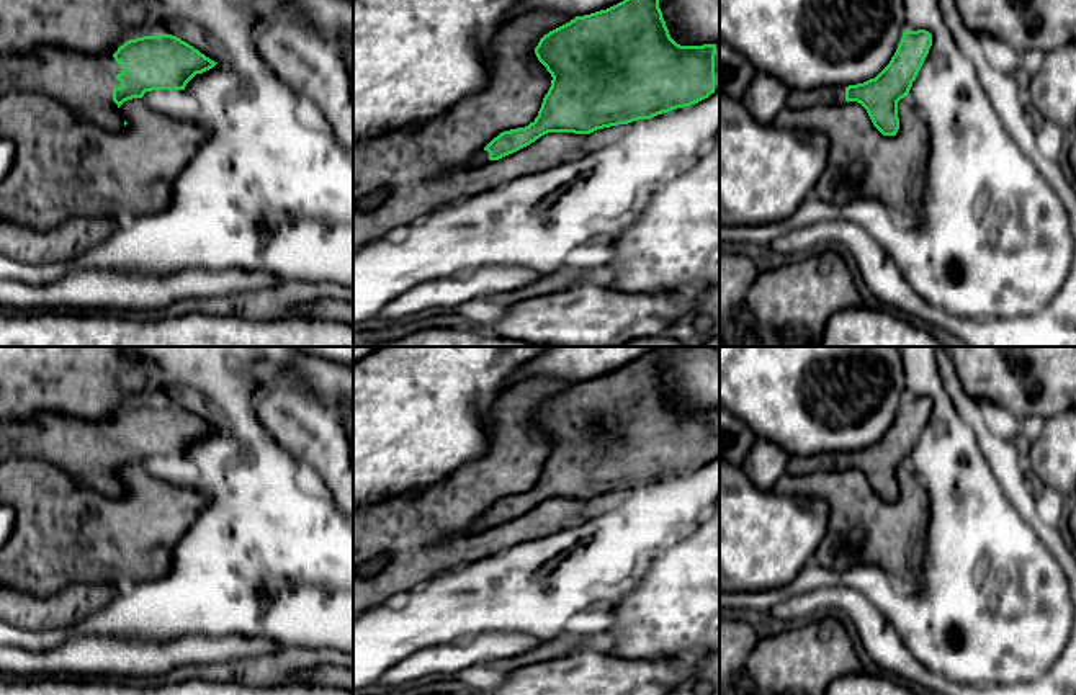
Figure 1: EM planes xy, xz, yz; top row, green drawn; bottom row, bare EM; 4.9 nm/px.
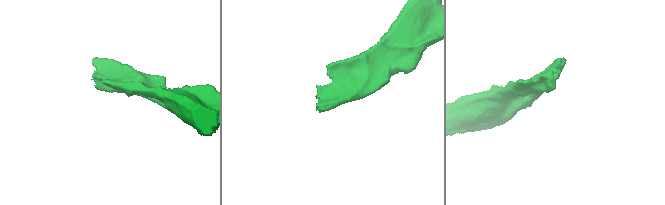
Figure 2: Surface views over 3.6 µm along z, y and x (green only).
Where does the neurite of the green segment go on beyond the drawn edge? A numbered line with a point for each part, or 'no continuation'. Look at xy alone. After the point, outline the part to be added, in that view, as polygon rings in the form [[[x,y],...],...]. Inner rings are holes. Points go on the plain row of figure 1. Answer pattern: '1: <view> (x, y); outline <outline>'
1: xy (84, 448); outline [[[41,412],[28,420],[0,422],[0,463],[8,458],[43,460],[67,471],[75,484],[121,499],[124,486],[113,468],[121,438],[113,420]]]

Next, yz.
1: yz (828, 461); outline [[[823,453],[816,456],[791,456],[787,473],[791,476],[811,474],[816,471],[842,471],[845,468],[845,453]]]

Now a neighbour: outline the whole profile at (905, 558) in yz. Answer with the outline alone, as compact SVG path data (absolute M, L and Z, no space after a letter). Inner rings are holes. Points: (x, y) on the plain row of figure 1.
M908 463L898 468L898 484L898 499L883 502L873 492L867 476L857 468L849 468L842 471L816 471L803 476L785 473L772 491L785 497L821 499L829 505L829 522L823 541L813 553L813 563L837 572L862 564L876 564L898 585L908 589L916 585L924 574L929 499Z

